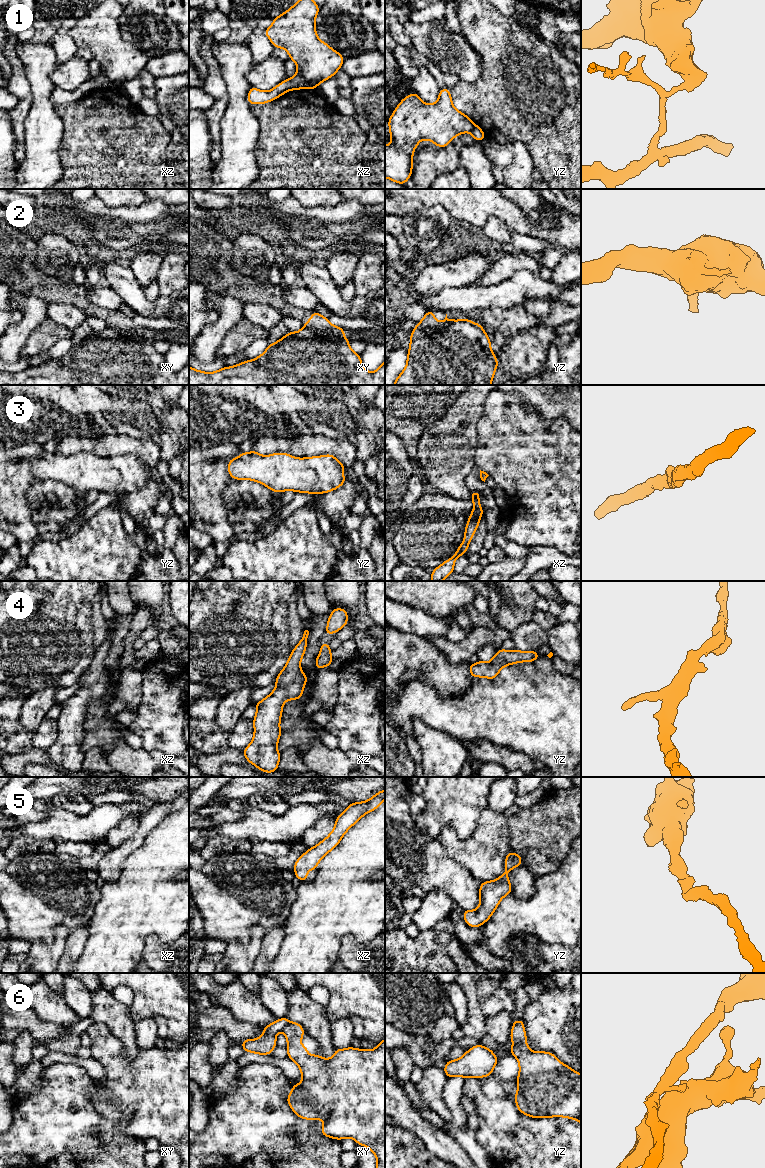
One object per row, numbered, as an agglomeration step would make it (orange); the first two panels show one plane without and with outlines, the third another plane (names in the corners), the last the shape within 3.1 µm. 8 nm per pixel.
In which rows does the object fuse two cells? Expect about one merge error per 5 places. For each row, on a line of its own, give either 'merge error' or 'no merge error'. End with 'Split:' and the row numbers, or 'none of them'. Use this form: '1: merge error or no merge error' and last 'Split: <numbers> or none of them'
1: merge error
2: merge error
3: no merge error
4: no merge error
5: no merge error
6: no merge error
Split: 1, 2

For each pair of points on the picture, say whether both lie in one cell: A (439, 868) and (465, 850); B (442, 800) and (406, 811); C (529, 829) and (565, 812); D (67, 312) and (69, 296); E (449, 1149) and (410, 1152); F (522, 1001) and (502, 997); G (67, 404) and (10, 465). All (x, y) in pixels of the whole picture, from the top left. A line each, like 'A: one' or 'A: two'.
A: two
B: two
C: one
D: two
E: two
F: two
G: two

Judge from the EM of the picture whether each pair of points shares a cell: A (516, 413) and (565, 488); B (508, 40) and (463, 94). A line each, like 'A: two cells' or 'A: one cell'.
A: one cell
B: one cell

